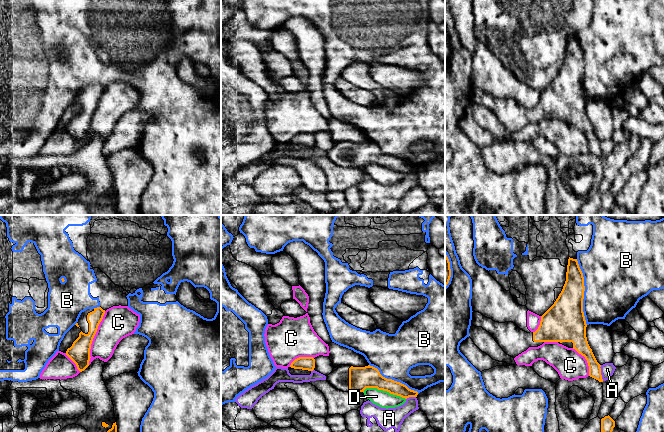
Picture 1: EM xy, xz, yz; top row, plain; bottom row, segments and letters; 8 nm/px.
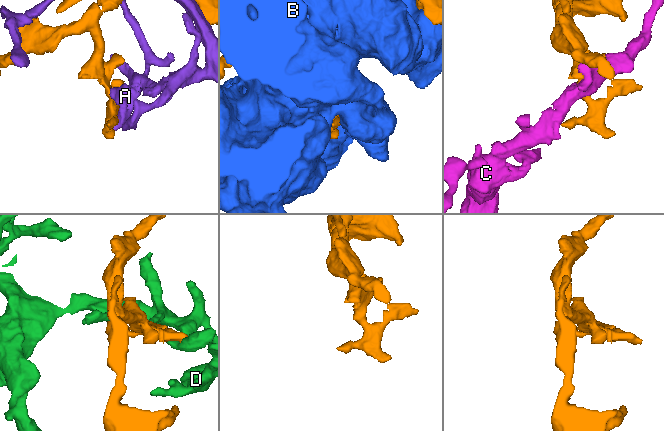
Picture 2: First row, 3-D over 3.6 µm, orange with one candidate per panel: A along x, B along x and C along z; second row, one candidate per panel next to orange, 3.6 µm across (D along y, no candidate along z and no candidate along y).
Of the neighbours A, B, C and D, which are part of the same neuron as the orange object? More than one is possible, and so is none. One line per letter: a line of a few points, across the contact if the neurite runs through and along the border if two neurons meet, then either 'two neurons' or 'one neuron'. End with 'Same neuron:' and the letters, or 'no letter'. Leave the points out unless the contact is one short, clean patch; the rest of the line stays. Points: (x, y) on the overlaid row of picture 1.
A: two neurons
B: two neurons
C: two neurons
D: two neurons
Same neuron: no letter

